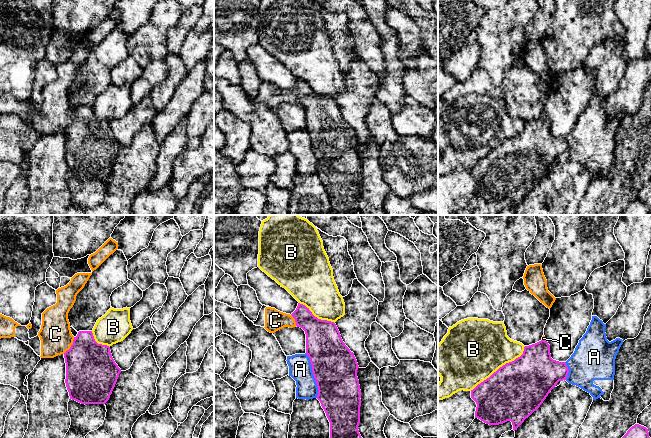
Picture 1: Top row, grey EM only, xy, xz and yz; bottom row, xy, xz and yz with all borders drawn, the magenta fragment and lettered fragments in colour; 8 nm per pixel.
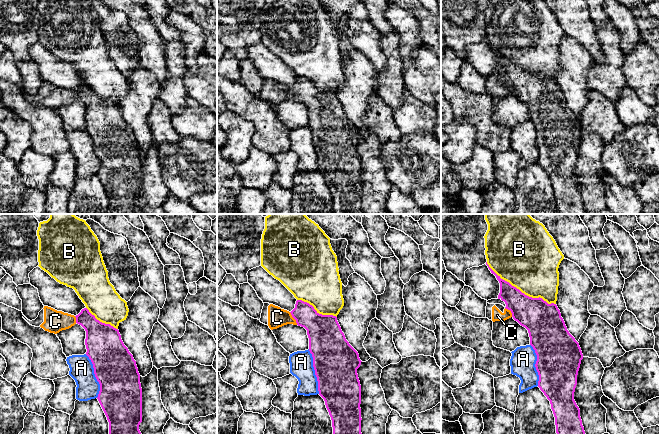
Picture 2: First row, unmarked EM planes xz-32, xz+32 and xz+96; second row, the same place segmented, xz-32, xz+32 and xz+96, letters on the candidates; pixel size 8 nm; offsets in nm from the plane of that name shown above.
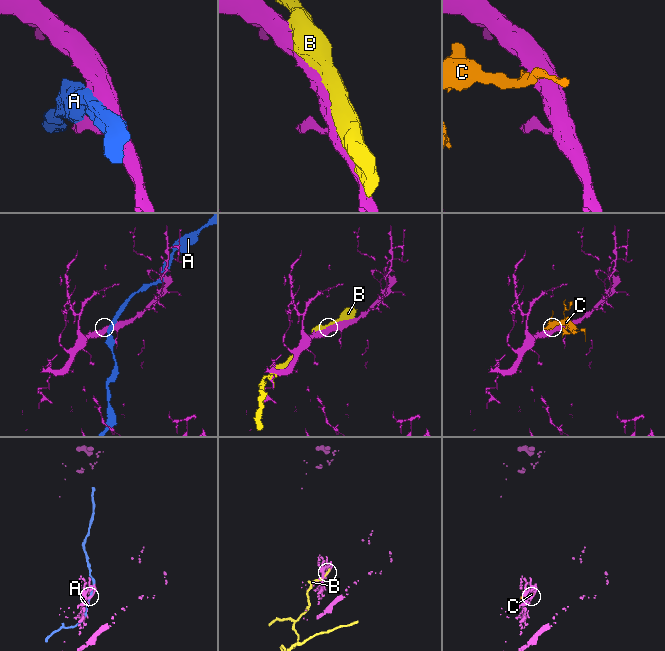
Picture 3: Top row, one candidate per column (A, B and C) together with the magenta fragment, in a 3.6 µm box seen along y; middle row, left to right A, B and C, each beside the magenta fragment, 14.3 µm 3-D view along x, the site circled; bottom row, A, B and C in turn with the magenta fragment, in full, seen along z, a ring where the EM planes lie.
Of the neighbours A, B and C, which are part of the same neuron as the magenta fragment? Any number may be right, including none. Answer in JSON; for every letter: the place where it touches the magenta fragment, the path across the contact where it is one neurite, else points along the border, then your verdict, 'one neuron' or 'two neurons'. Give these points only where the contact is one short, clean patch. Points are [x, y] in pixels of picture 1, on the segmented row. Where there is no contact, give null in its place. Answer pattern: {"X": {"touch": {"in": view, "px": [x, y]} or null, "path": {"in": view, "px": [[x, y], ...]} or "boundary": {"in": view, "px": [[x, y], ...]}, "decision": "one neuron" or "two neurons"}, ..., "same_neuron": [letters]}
{"A": {"touch": {"in": "xz", "px": [313, 375]}, "decision": "two neurons"}, "B": {"touch": {"in": "yz", "px": [500, 367]}, "decision": "two neurons"}, "C": {"touch": {"in": "xy", "px": [71, 346]}, "path": {"in": "xy", "px": [[91, 370], [71, 346], [63, 342], [55, 334]]}, "decision": "one neuron"}, "same_neuron": ["C"]}

